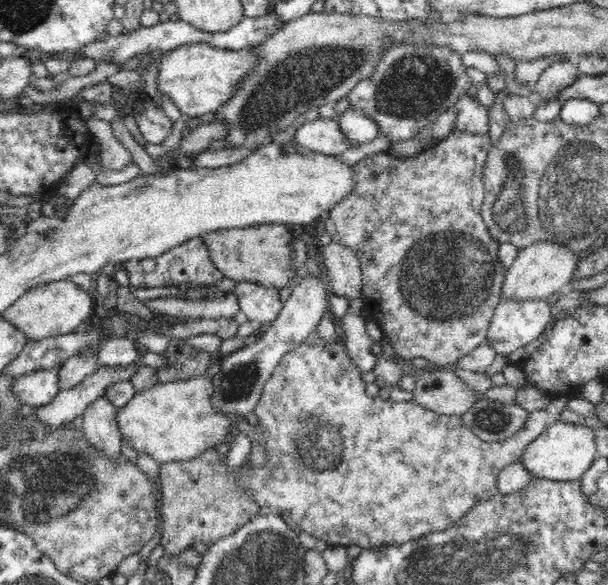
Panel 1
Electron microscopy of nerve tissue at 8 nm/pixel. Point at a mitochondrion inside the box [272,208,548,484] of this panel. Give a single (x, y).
(445, 277)

